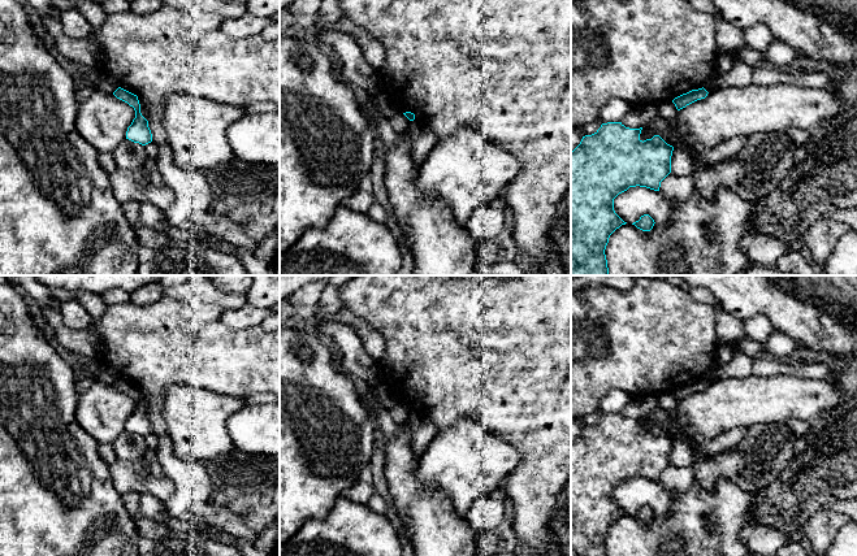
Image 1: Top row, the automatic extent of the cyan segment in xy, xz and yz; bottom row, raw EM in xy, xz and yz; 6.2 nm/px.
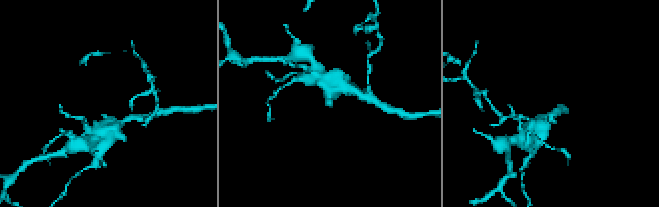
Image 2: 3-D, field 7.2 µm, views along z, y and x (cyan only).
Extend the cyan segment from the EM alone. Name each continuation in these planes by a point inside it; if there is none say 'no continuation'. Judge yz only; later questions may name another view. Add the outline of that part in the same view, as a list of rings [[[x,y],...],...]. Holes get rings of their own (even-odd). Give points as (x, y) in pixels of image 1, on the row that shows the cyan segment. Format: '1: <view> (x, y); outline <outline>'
no continuation

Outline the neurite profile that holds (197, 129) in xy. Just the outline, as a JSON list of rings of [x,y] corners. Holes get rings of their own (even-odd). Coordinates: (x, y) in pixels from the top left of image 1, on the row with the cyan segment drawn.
[[[176,92],[166,97],[163,126],[174,162],[185,170],[207,171],[235,157],[228,129],[244,117],[244,108]]]

